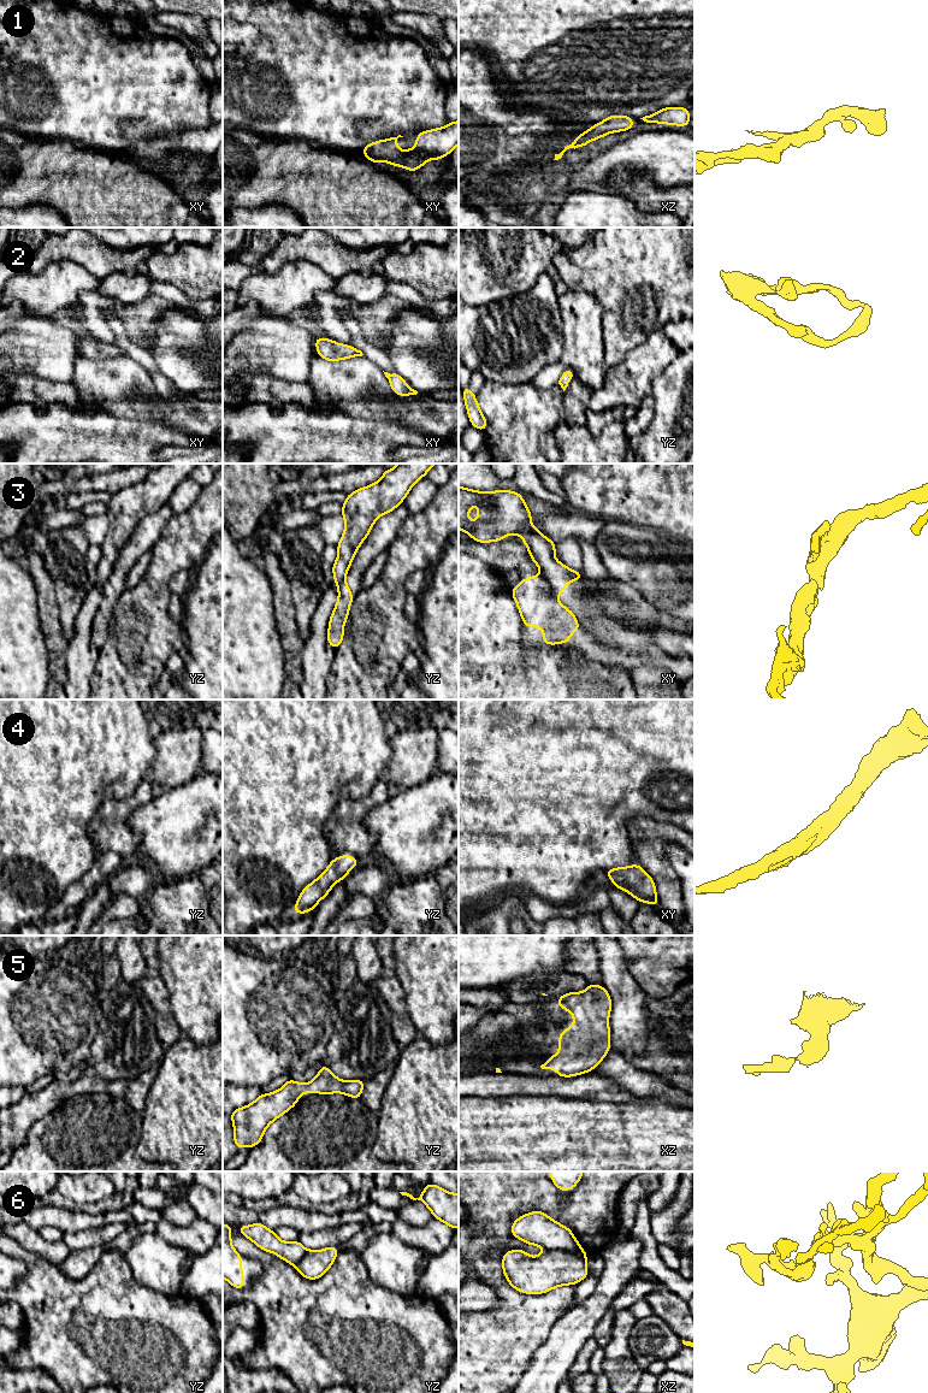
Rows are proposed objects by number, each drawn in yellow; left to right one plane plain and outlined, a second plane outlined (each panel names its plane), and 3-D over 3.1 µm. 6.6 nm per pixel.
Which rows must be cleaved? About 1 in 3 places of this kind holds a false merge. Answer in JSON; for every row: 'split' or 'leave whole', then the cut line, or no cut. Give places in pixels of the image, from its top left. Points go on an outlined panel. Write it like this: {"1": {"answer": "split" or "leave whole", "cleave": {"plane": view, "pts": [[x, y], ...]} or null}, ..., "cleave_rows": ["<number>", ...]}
{"1": {"answer": "leave whole", "cleave": null}, "2": {"answer": "leave whole", "cleave": null}, "3": {"answer": "split", "cleave": {"plane": "xy", "pts": [[543, 576], [555, 595]]}}, "4": {"answer": "leave whole", "cleave": null}, "5": {"answer": "leave whole", "cleave": null}, "6": {"answer": "split", "cleave": {"plane": "xz", "pts": [[547, 1249], [562, 1249], [575, 1252], [585, 1258]]}}, "cleave_rows": ["3", "6"]}

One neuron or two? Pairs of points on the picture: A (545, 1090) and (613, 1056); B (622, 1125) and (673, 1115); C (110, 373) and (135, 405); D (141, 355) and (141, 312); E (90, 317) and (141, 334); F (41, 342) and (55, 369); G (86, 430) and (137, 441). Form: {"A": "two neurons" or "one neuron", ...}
{"A": "two neurons", "B": "one neuron", "C": "one neuron", "D": "two neurons", "E": "one neuron", "F": "one neuron", "G": "one neuron"}

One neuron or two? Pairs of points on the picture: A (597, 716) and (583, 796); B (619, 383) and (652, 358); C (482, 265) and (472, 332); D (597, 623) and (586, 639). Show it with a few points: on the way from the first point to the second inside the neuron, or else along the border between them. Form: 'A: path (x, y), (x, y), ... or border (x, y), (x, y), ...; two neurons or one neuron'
A: path (583, 736), (583, 777); one neuron
B: path (627, 381), (644, 364); one neuron
C: border (471, 305), (489, 307); two neurons
D: border (581, 627), (602, 643); two neurons

